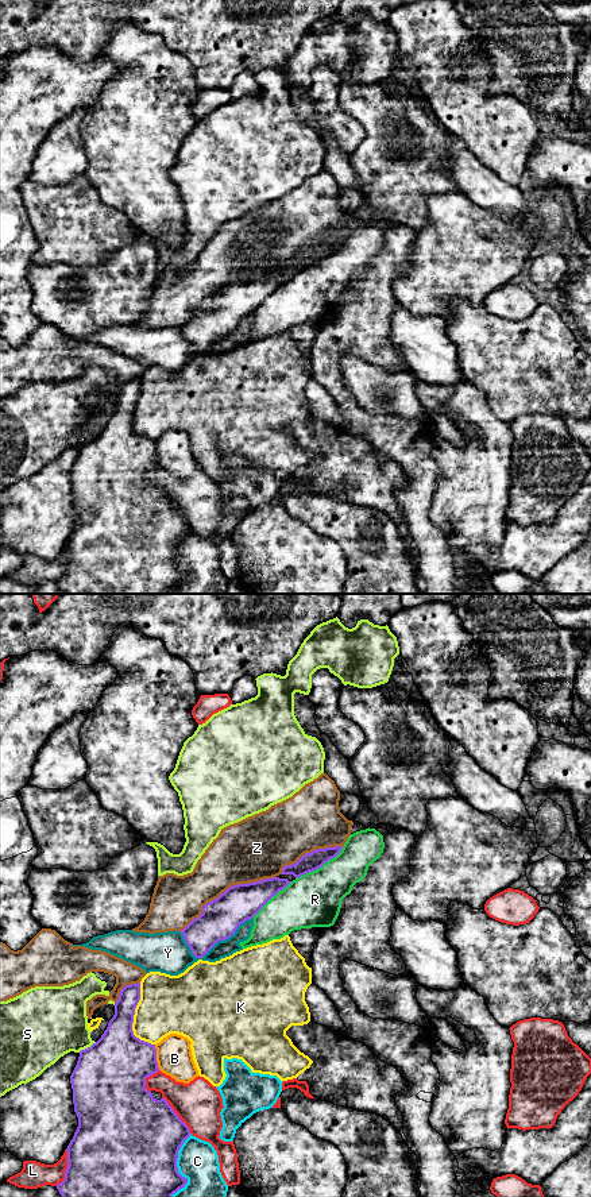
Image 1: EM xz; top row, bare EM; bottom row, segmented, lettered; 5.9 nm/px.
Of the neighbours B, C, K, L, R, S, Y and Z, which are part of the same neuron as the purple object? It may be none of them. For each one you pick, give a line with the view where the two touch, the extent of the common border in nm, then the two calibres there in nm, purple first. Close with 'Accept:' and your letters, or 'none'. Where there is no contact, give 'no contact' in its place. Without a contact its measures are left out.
Accept: none

